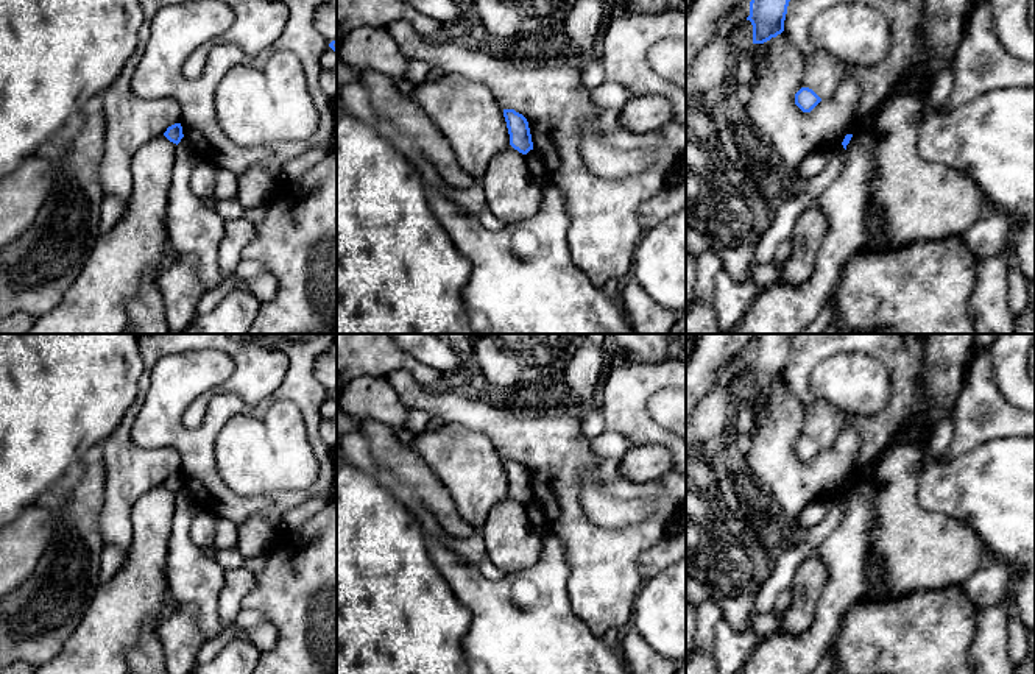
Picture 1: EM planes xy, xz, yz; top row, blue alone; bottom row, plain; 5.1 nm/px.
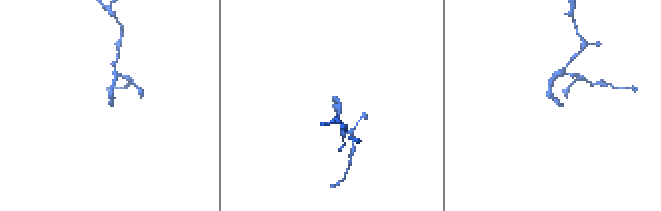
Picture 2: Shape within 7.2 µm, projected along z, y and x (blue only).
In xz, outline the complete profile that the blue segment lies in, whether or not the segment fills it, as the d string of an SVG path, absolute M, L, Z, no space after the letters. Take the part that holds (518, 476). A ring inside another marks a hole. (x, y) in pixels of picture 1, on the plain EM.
M503 459L507 471L510 495L522 504L533 499L532 484L527 468L514 459Z

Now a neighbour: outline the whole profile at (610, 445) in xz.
M605 431L591 438L591 451L597 460L623 459L633 448L628 437L616 431Z

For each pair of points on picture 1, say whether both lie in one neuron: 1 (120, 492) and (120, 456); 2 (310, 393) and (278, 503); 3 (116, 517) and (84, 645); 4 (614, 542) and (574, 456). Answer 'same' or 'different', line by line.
1: same
2: same
3: different
4: same

